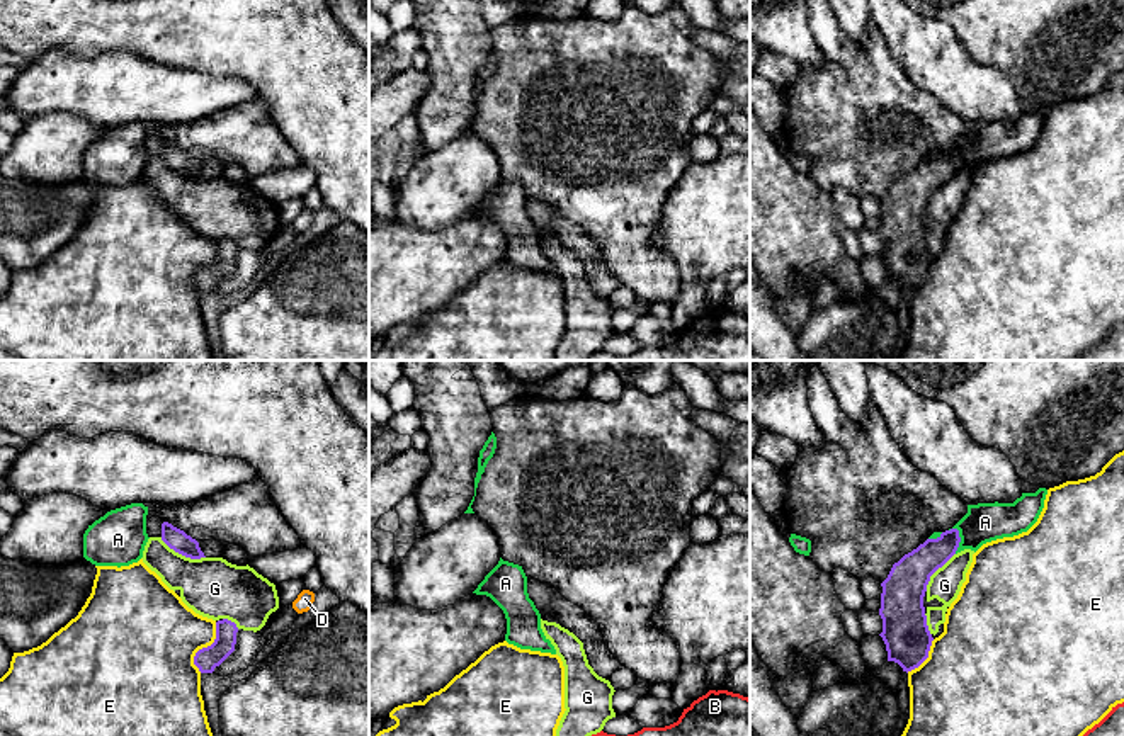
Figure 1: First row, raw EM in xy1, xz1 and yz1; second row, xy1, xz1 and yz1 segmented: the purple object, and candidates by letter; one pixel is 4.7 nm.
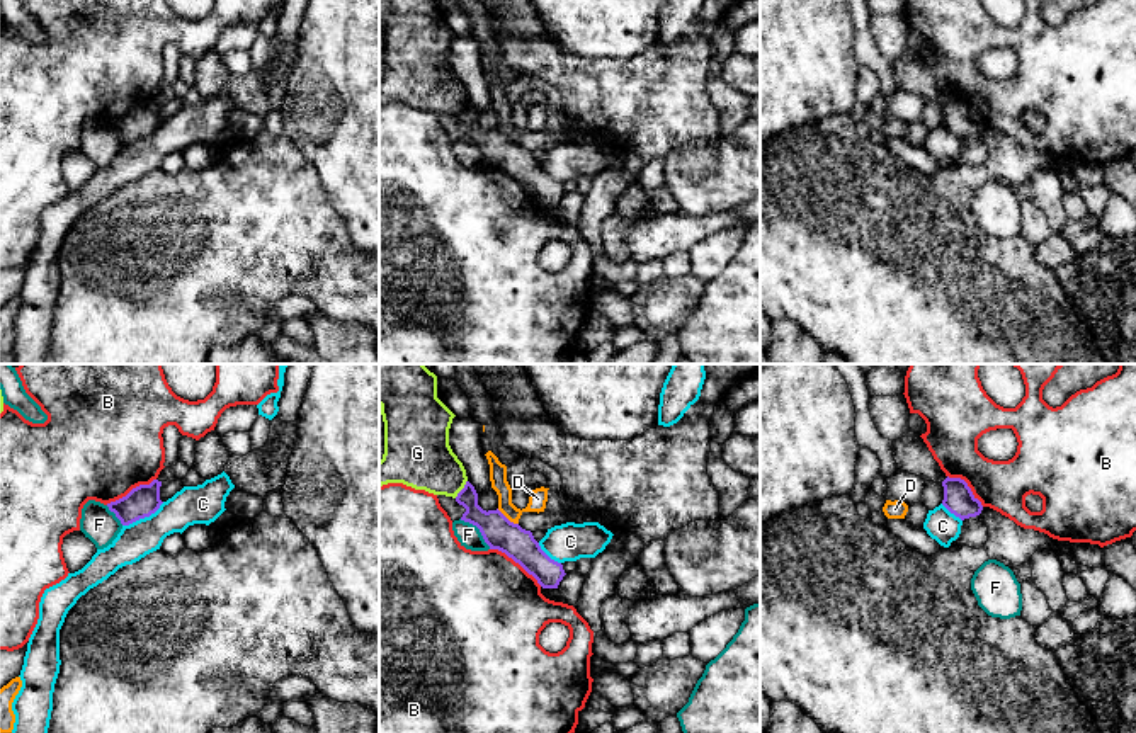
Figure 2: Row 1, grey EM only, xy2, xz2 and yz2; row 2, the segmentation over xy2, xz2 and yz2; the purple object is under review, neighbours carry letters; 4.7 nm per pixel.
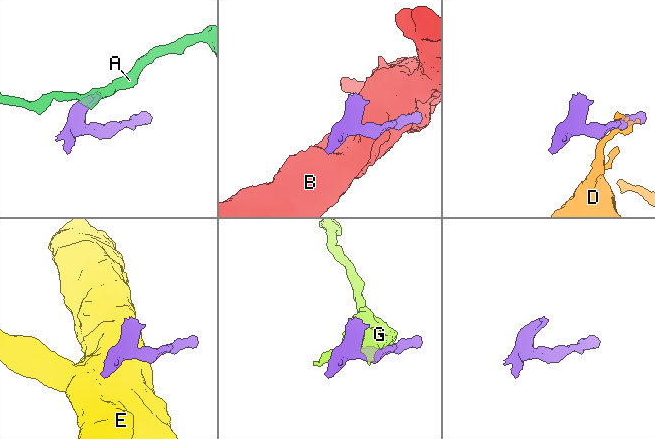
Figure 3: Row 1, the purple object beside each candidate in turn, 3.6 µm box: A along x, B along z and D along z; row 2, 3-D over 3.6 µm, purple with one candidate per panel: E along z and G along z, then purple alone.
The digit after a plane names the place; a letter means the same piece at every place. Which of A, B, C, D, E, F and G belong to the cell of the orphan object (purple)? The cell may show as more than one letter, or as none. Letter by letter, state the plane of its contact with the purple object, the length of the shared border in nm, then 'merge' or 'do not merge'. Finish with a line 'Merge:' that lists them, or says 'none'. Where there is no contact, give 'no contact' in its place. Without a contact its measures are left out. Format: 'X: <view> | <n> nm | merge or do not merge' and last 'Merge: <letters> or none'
A: yz1 | 130 nm | do not merge
B: xz2 | 300 nm | do not merge
C: xy2 | 240 nm | do not merge
D: xz2 | 130 nm | do not merge
E: xy1 | 260 nm | do not merge
F: xz2 | 200 nm | do not merge
G: xy1 | 240 nm | do not merge
Merge: none

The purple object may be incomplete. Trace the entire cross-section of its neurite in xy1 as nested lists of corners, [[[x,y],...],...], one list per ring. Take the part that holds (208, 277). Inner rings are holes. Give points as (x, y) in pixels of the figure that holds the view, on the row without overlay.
[[[223,238],[216,241],[216,258],[211,265],[202,267],[194,275],[194,284],[201,292],[213,292],[233,270],[238,246],[235,241]]]

